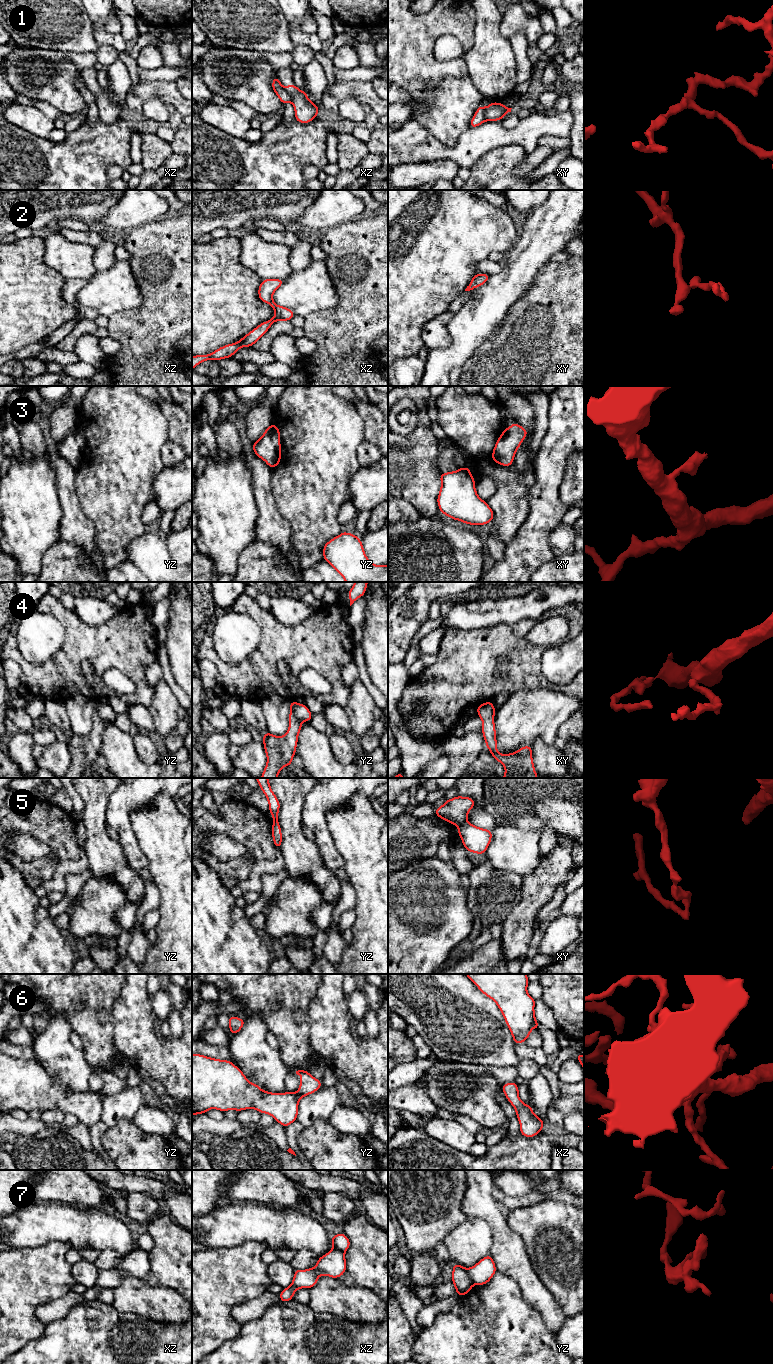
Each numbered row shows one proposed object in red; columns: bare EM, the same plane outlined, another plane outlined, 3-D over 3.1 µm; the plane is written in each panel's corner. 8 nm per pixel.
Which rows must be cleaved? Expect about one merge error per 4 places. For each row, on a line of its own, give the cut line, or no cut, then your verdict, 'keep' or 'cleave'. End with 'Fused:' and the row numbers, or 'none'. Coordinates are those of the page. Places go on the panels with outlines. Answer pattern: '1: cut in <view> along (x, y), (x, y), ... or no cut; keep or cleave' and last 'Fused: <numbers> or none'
1: cut in xz along (283, 87), (291, 101); cleave
2: no cut; keep
3: no cut; keep
4: no cut; keep
5: cut in xy along (466, 819), (458, 827); cleave
6: no cut; keep
7: cut in yz along (466, 1269), (473, 1284); cleave
Fused: 1, 5, 7

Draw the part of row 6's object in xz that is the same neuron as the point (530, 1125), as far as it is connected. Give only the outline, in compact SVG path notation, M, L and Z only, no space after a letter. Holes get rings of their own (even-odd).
M508 1082L502 1086L502 1091L516 1111L516 1117L520 1124L520 1134L527 1138L539 1134L545 1122L534 1114L530 1105L518 1098L518 1085L515 1082Z

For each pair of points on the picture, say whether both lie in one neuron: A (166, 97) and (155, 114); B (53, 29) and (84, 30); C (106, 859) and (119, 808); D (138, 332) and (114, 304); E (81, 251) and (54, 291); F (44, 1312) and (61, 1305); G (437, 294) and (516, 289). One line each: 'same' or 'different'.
A: different
B: same
C: different
D: different
E: different
F: same
G: different

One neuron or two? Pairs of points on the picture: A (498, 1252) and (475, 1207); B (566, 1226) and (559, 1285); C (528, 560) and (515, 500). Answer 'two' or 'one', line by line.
A: one
B: one
C: two

